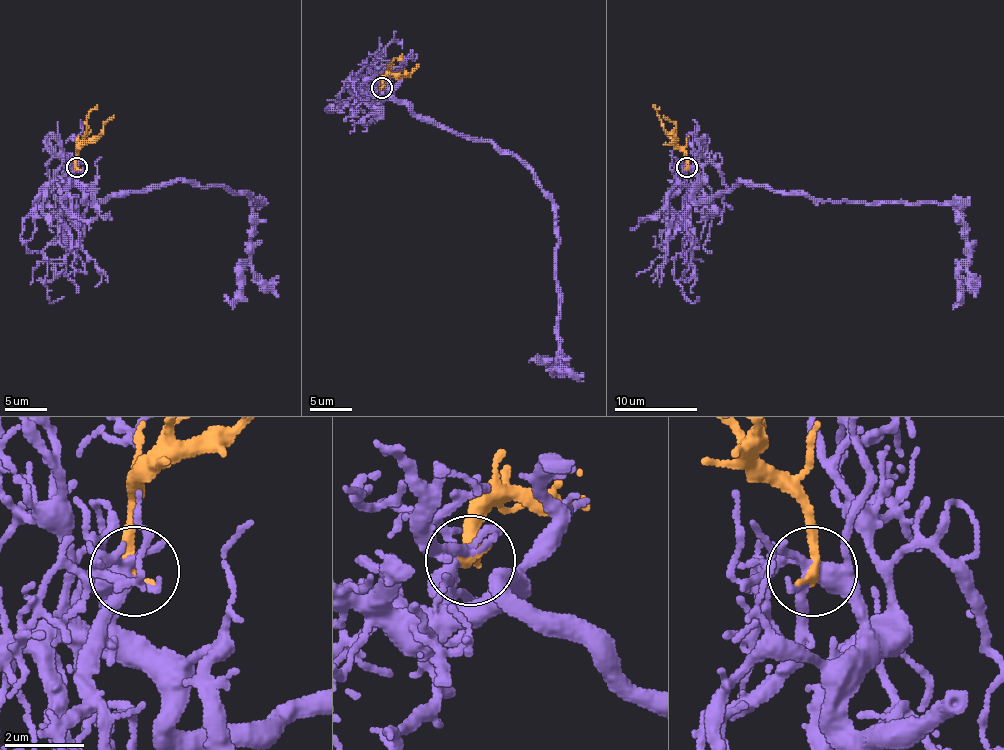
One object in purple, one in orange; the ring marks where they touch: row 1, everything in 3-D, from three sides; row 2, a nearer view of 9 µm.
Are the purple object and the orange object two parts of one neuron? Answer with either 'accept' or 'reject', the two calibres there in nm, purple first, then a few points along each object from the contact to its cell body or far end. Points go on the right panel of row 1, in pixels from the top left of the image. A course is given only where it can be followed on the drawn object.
reject; calibres 280 and 280 nm; course purple (686, 167), (697, 201), (738, 180), (838, 201), (949, 203), (967, 259), (953, 309); course orange (686, 167), (686, 153), (674, 140), (676, 126), (663, 115)

